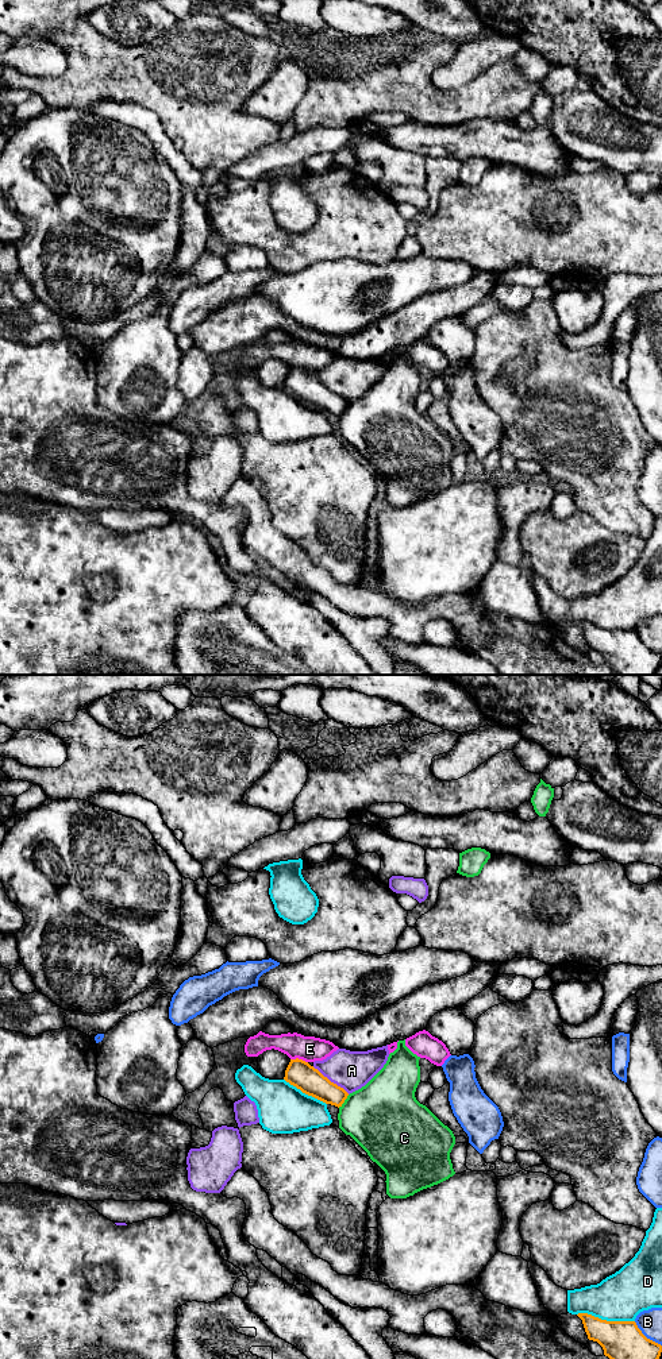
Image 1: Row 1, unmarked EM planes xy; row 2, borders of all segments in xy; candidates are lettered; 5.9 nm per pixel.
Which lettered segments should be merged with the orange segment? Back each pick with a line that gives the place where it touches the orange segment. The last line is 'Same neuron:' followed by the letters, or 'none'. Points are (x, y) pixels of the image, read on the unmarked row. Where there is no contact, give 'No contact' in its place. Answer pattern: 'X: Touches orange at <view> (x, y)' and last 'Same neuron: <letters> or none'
Same neuron: none

